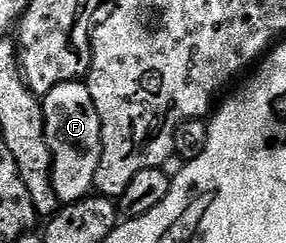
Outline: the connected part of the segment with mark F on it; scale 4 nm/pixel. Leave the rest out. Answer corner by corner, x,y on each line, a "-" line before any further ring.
69,80
43,97
45,137
53,159
53,189
62,205
84,200
94,191
95,170
101,157
101,119
88,83

